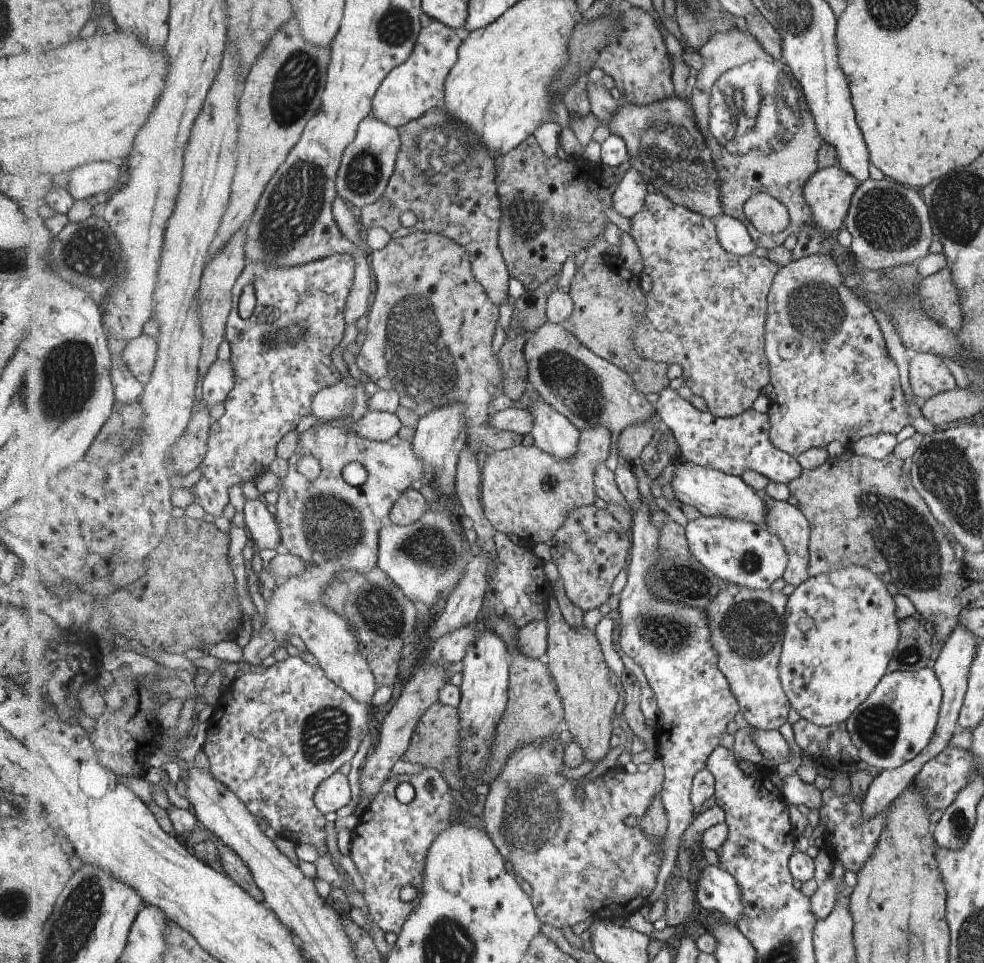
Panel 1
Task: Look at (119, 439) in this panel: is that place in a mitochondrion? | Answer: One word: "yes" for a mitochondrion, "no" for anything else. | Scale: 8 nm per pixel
yes

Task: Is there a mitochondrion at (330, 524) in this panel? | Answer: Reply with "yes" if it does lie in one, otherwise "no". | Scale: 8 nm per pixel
yes

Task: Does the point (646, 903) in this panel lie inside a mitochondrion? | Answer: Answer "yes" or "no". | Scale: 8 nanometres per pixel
no

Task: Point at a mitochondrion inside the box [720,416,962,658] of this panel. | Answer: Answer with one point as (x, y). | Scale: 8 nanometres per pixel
(905, 540)

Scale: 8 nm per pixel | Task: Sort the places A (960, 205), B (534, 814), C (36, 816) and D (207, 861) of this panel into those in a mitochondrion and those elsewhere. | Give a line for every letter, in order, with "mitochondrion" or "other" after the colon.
A: mitochondrion
B: mitochondrion
C: other
D: other

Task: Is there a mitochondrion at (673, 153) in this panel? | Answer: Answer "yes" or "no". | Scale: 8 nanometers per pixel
yes

